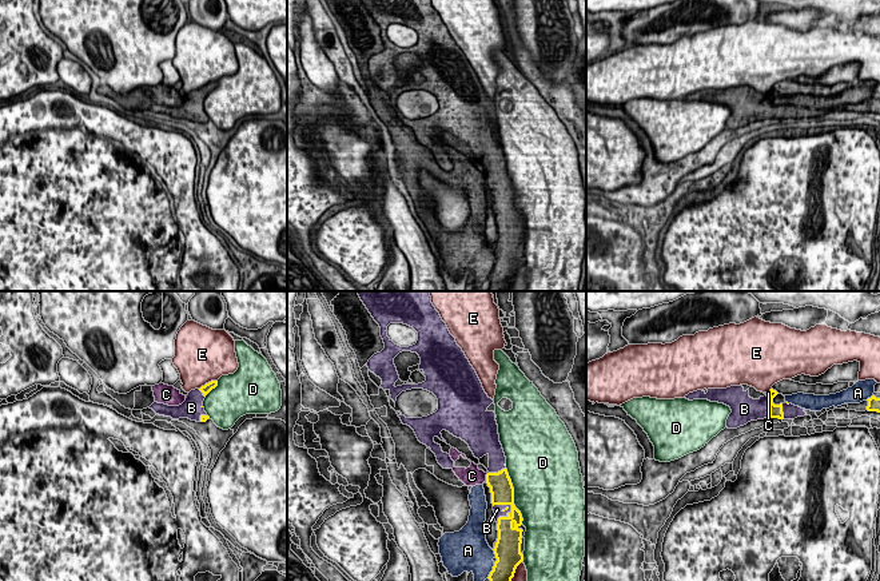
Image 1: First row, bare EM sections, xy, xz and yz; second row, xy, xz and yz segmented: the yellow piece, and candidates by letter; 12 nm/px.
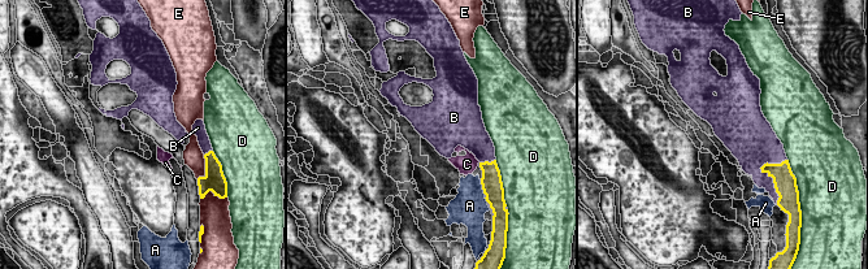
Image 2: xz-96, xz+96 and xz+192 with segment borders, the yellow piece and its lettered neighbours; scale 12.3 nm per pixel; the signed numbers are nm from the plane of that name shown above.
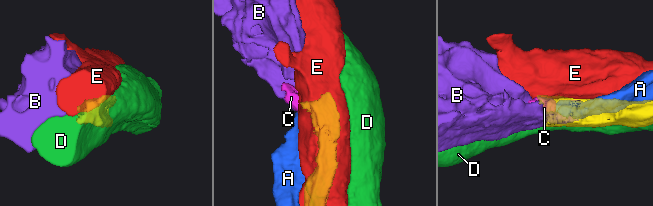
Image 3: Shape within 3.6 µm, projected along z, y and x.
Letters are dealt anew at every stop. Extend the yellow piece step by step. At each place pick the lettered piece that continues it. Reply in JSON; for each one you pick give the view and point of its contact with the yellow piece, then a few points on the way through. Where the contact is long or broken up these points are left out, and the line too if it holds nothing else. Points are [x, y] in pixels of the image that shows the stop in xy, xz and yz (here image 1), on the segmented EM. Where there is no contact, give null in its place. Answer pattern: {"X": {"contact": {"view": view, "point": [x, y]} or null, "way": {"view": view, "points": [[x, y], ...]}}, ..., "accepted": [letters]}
{"B": {"contact": {"view": "xz", "point": [505, 517]}}, "accepted": ["B"]}

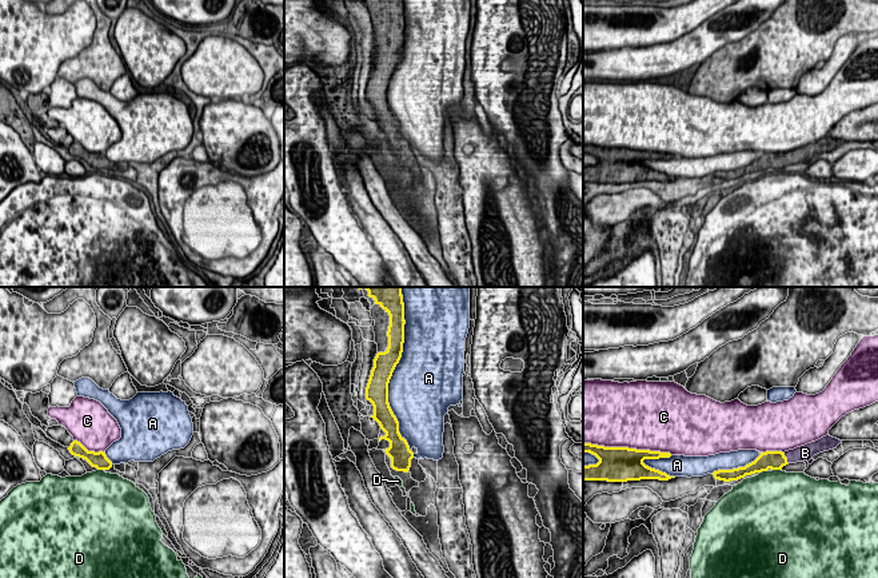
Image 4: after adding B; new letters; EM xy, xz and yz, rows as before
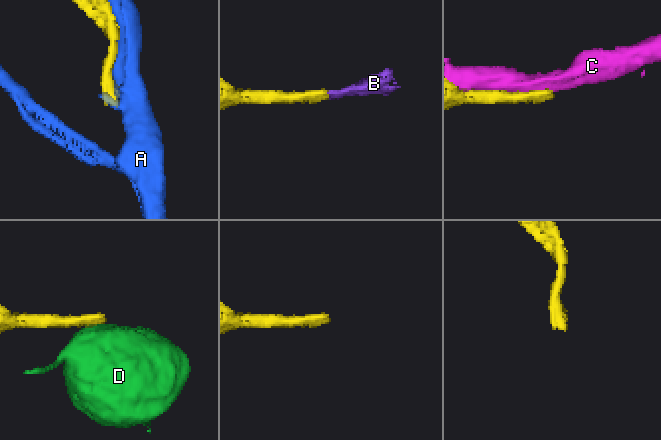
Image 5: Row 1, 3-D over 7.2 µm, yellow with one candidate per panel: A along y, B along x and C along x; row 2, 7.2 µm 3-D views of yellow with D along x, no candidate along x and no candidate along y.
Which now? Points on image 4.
{"B": {"contact": {"view": "yz", "point": [786, 458]}}, "accepted": ["B"]}

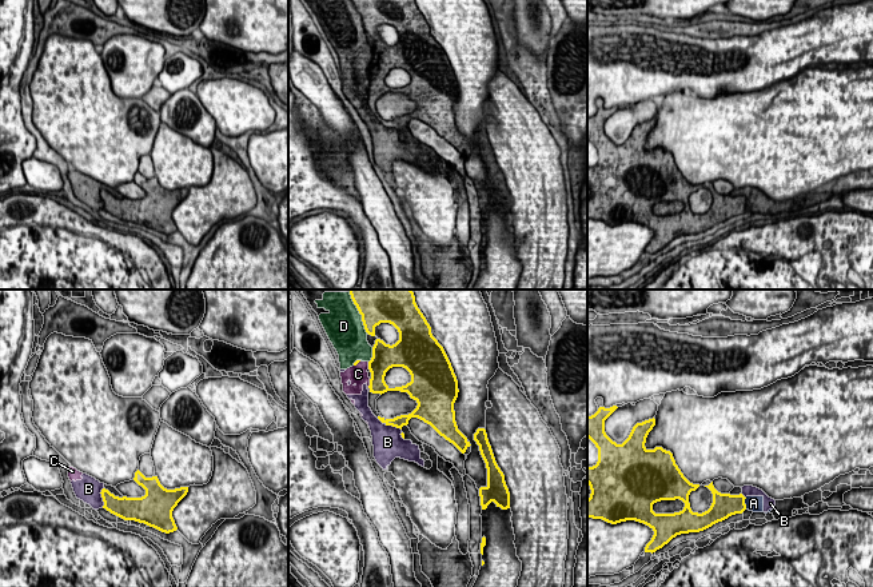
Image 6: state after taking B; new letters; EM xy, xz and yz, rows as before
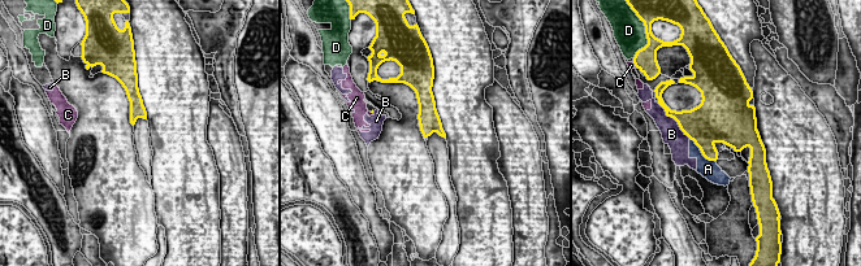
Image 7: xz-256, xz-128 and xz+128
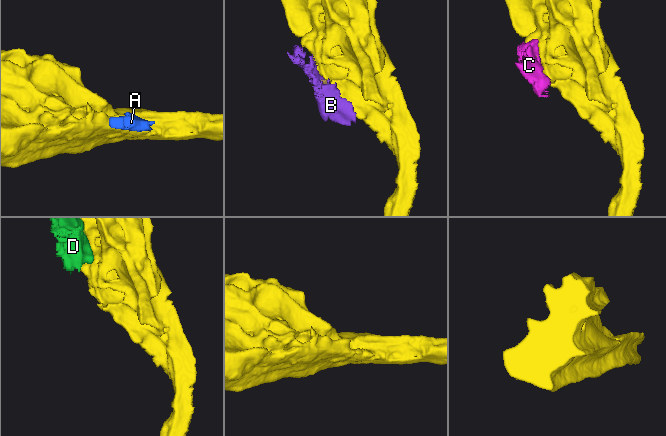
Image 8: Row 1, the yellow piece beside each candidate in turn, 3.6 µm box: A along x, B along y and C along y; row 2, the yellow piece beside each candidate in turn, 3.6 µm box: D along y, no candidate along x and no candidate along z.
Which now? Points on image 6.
{"accepted": []}

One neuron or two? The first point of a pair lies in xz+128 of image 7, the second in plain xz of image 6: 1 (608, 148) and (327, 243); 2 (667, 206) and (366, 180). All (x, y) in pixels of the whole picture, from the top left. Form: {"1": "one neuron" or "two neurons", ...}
{"1": "one neuron", "2": "one neuron"}

